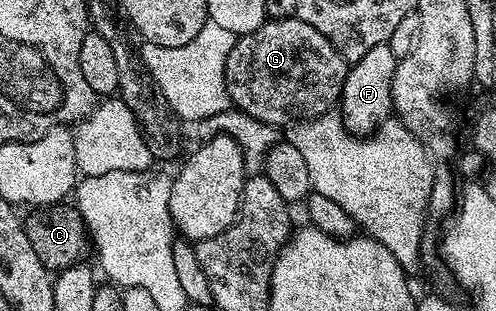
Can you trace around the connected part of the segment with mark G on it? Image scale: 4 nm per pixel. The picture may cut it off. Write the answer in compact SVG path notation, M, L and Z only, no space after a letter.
M269 18L254 32L237 37L237 44L227 54L225 85L230 105L259 122L285 126L334 111L349 69L341 51L319 34L315 26L298 20Z

